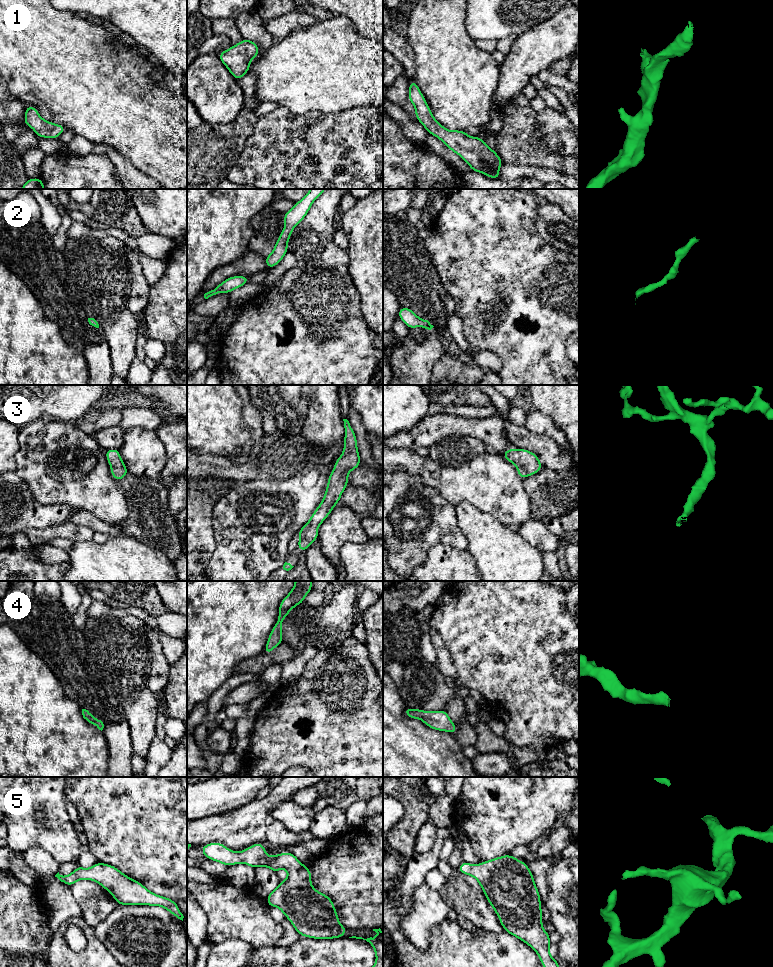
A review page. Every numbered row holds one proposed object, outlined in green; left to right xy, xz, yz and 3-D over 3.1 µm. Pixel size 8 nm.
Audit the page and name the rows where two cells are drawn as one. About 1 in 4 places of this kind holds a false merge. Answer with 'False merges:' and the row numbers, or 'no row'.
False merges: no row

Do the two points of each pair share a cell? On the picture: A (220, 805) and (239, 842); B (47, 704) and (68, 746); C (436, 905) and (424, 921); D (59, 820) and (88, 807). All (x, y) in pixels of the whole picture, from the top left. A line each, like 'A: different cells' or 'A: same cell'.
A: different cells
B: same cell
C: same cell
D: different cells

